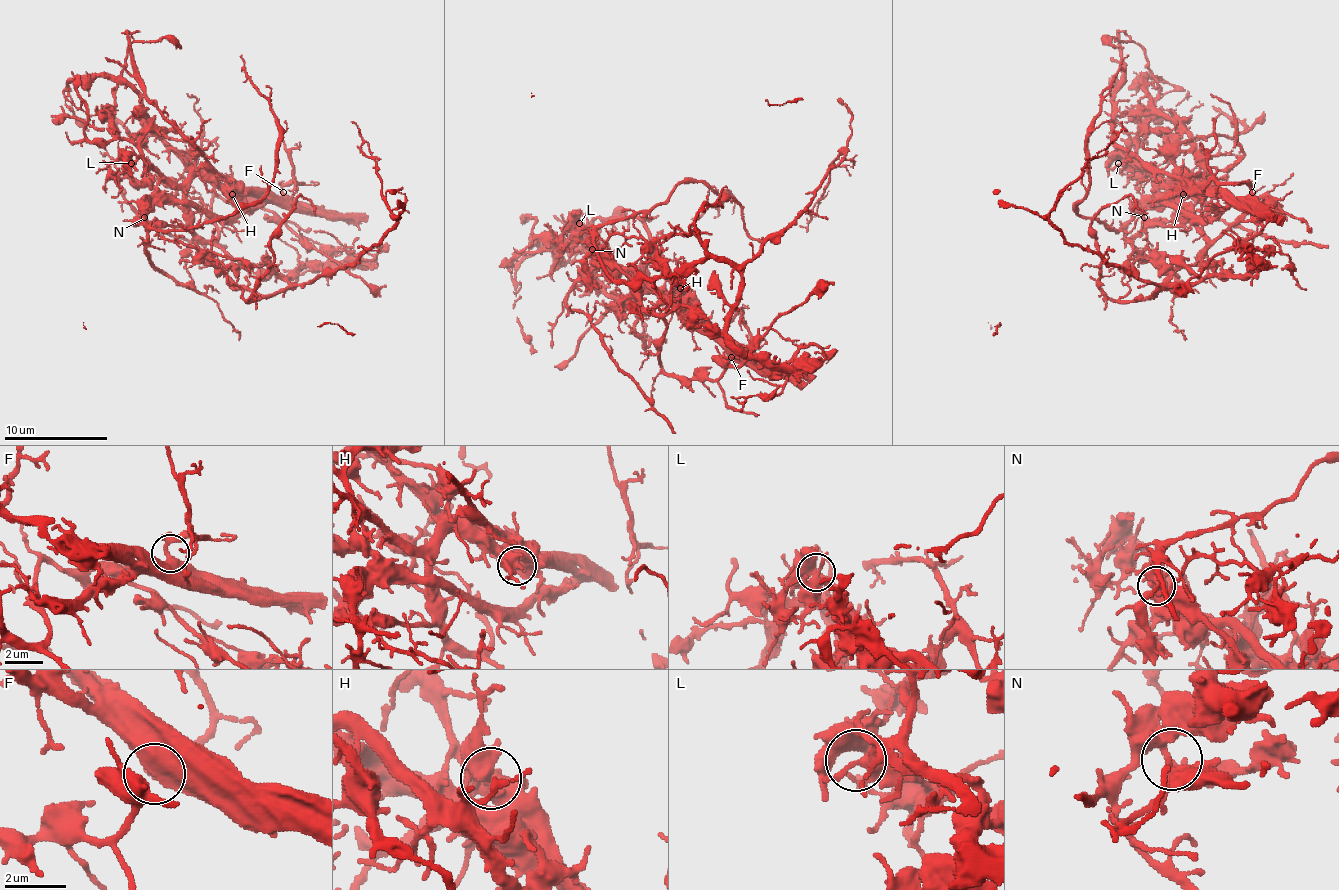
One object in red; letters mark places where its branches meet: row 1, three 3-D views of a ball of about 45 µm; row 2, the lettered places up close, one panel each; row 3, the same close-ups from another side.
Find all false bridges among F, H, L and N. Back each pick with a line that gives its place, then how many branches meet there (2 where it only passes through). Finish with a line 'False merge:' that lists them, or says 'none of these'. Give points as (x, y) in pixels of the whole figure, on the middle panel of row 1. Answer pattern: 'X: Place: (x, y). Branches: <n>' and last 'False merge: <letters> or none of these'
False merge: none of these

